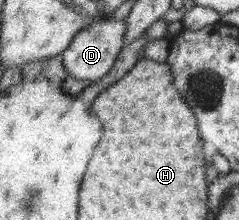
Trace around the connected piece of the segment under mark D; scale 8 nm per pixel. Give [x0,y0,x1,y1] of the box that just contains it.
[60,18,126,83]

